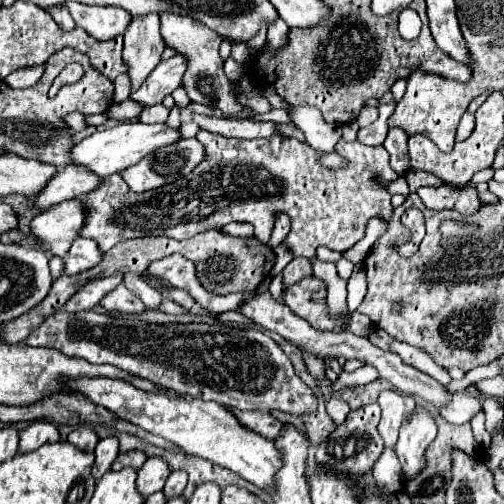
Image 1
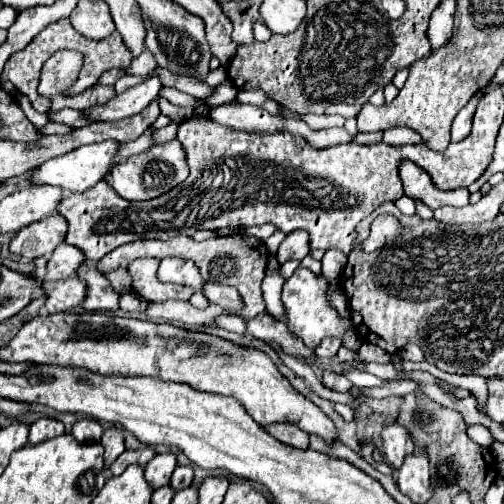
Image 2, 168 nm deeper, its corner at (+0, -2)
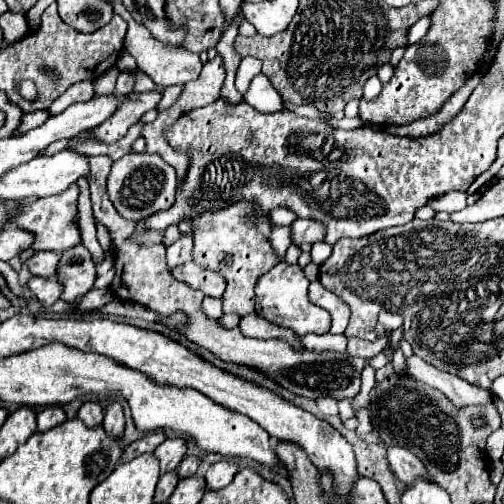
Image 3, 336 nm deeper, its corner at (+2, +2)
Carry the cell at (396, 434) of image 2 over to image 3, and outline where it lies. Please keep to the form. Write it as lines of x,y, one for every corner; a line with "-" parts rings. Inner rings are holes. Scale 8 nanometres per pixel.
389,446
387,448
387,460
389,460
389,466
391,470
395,472
395,476
403,482
403,484
411,484
417,476
429,480
427,476
427,470
423,468
423,462
413,456
407,448
403,446

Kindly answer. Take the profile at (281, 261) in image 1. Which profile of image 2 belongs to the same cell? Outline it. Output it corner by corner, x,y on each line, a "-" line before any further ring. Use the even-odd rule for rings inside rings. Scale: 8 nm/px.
289,232
281,242
277,260
285,264
287,260
303,260
309,254
309,234
307,232

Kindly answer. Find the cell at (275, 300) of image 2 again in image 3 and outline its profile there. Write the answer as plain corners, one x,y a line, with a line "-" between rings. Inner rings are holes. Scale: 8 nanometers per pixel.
273,228
273,234
269,238
273,250
277,252
277,256
283,260
285,258
285,250
291,246
291,238
289,238
289,228

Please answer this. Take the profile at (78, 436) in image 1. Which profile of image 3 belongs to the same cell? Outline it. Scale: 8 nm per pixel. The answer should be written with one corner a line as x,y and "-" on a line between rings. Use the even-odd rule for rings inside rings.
85,402
85,404
79,408
77,418
81,418
85,426
93,428
93,426
99,426
99,424
103,422
103,410
101,410
101,406
95,404
95,402

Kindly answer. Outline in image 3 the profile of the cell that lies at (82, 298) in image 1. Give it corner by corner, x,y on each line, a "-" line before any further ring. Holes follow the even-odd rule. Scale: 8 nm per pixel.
31,276
27,286
31,288
31,292
37,296
37,300
49,308
53,306
59,296
63,294
63,284
59,284
55,278
37,278
37,276

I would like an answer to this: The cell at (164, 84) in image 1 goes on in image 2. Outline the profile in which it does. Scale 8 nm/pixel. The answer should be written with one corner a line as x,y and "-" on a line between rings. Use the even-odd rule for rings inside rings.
149,78
143,84
137,84
129,90
125,90
123,94
117,94
115,98
111,98
105,104
97,104
93,108
83,110
83,116
89,122
115,122
115,120
129,118
129,116
141,112
151,100
155,100
161,88
163,86
161,86
159,78

